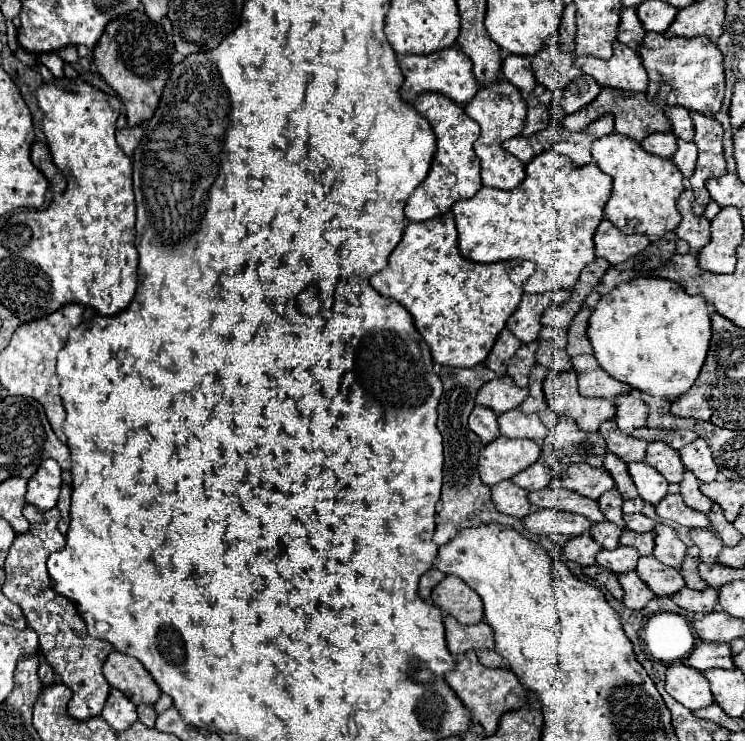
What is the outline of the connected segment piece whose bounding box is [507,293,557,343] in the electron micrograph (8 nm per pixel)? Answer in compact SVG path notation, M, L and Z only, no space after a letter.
M537 293L537 295L523 295L517 311L509 317L507 327L513 331L513 335L521 341L521 343L531 343L539 339L539 331L543 327L541 317L543 313L553 307L555 301L555 293Z

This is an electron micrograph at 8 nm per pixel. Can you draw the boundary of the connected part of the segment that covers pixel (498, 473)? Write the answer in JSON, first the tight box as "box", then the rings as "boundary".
{"box":[479,437,541,485],"boundary":[[[497,437],[479,453],[479,475],[487,485],[511,479],[541,457],[541,447],[531,439]]]}

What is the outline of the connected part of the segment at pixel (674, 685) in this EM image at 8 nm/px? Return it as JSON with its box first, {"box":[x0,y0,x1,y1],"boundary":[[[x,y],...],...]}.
{"box":[665,663,713,711],"boundary":[[[683,663],[667,667],[665,691],[691,711],[709,707],[713,703],[713,693],[705,681],[705,675]]]}

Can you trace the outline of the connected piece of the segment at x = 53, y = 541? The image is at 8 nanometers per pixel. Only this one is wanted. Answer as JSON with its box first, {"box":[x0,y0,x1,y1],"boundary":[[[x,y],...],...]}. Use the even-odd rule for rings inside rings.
{"box":[3,505,113,721],"boundary":[[[25,505],[23,517],[31,523],[31,529],[25,535],[17,535],[9,549],[5,561],[7,579],[3,585],[3,593],[23,609],[27,625],[39,635],[39,645],[41,649],[45,649],[47,663],[61,677],[61,681],[69,689],[73,689],[73,697],[67,707],[69,715],[73,715],[79,721],[87,721],[91,717],[101,715],[105,701],[109,697],[111,687],[103,677],[103,663],[107,655],[113,651],[113,647],[109,641],[93,639],[85,629],[85,621],[79,617],[75,603],[55,593],[51,587],[45,561],[51,553],[65,547],[65,537],[57,529],[57,523],[61,519],[59,509],[55,507],[43,513],[31,505]]]}

